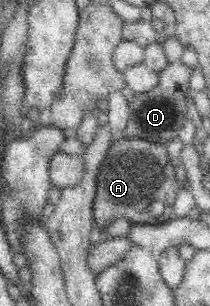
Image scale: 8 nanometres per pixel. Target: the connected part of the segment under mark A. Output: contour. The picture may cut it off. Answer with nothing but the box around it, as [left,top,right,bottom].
[93,138,181,229]

